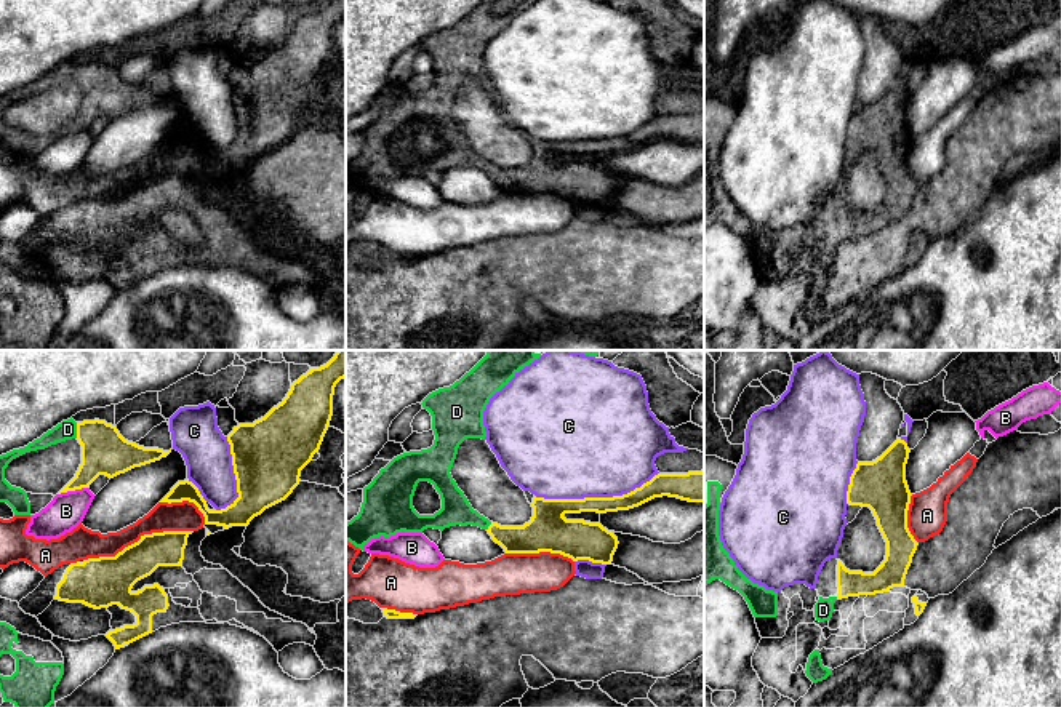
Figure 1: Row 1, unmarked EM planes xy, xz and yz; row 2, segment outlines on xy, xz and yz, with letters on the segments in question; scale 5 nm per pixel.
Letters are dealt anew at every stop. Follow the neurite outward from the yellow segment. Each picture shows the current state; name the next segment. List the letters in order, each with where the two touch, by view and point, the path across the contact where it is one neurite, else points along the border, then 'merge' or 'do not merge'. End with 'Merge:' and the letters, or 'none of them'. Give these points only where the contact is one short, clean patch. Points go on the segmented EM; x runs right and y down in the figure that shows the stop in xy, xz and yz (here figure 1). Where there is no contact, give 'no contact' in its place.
A: xy (140, 539) | do not merge
B: xy (74, 490) | do not merge
C: xz (596, 498) | do not merge
D: xy (77, 431) | merge
Merge: D

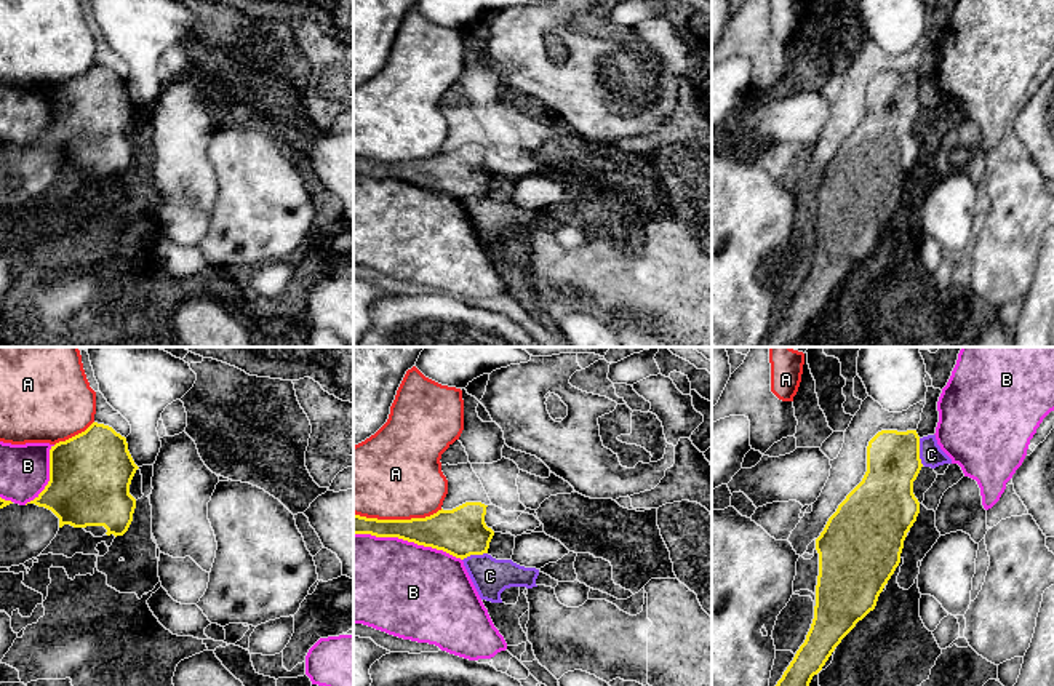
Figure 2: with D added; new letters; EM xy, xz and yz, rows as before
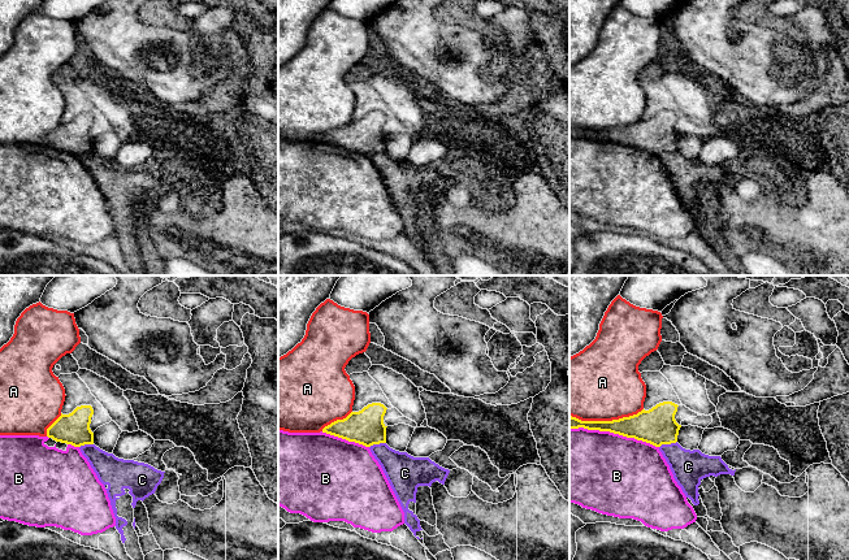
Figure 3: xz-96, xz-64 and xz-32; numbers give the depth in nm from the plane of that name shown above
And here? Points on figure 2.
A: xz (397, 520) | do not merge
B: xz (408, 541) | do not merge
C: yz (918, 451) | across yz (893, 458), (918, 451), (931, 454) | merge
Merge: C

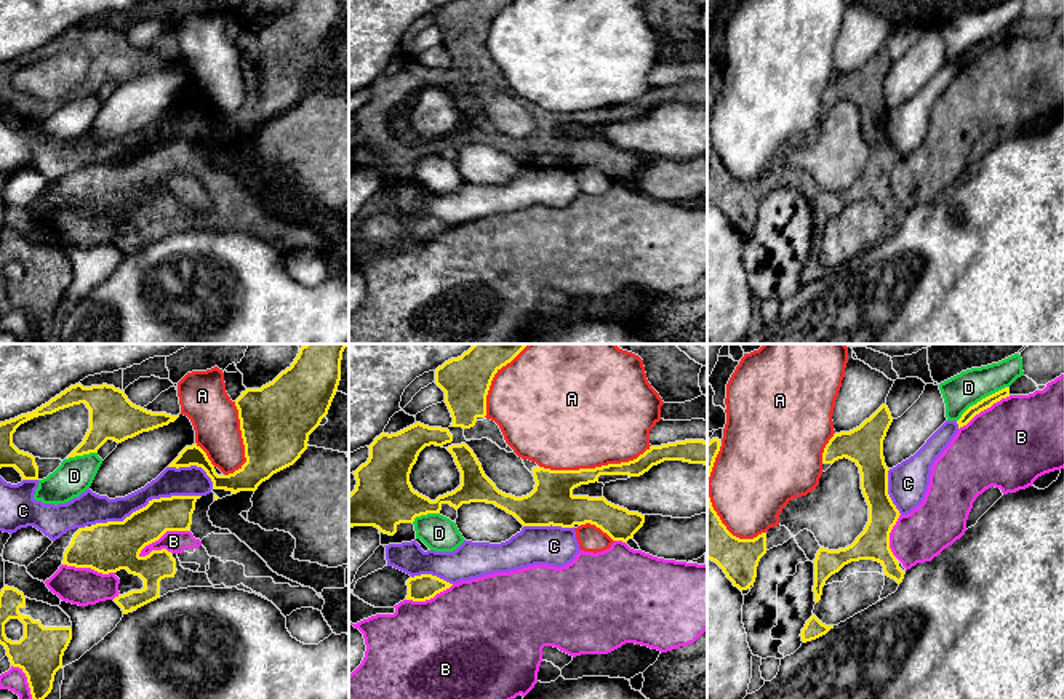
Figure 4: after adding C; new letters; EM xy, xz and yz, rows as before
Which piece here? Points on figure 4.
A: xz (596, 467) | do not merge
B: xy (162, 535) | do not merge
C: xy (148, 504) | do not merge
D: yz (983, 399) | do not merge
Merge: none of them

